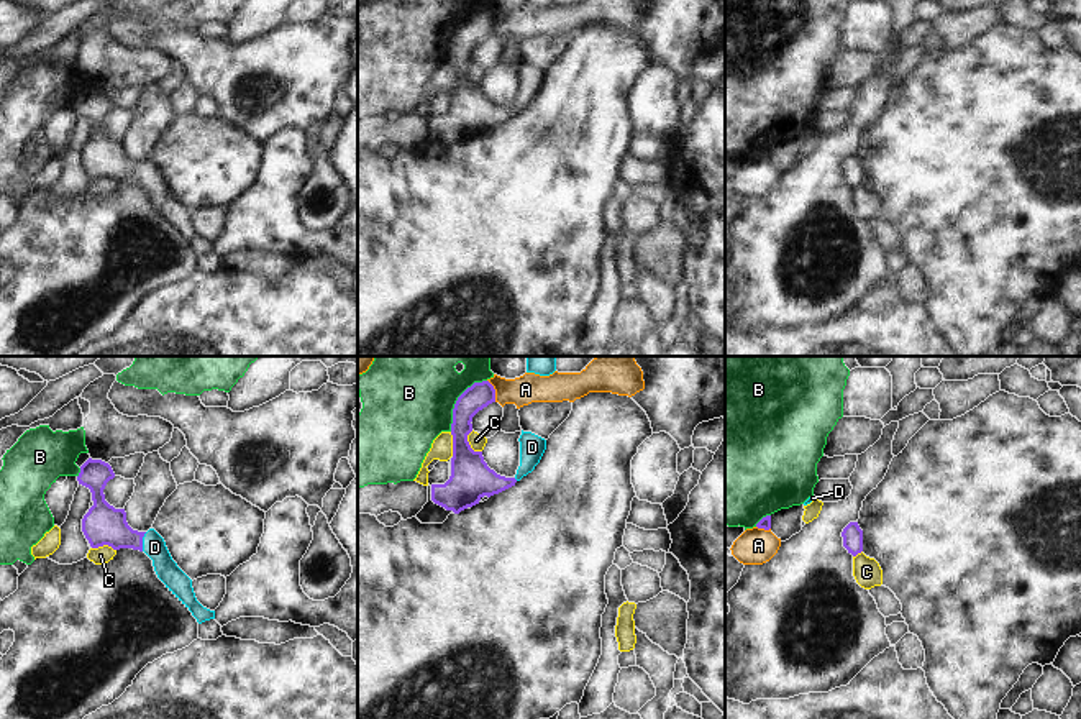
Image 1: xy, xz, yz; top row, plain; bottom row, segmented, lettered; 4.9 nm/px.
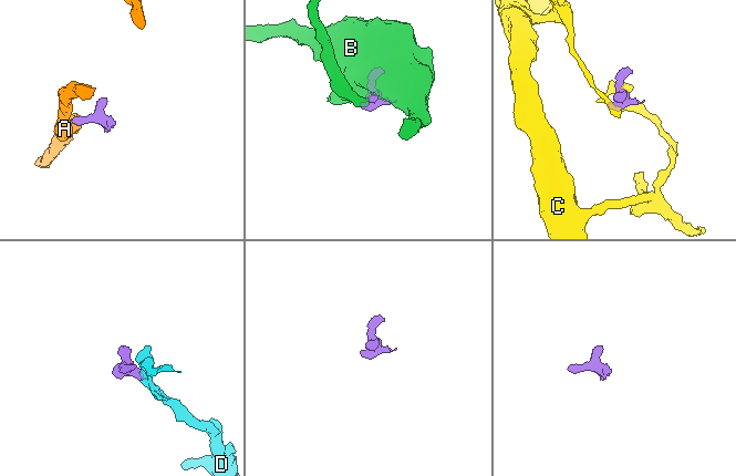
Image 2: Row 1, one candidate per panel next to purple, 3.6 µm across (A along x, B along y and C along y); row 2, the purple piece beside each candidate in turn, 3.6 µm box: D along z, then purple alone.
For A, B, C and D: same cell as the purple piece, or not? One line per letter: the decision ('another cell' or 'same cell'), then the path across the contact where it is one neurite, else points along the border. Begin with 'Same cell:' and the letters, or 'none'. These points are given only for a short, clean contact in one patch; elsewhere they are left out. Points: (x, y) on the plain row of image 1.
Same cell: D
A: another cell | along xz (488, 12), (494, 22), (496, 33)
B: another cell
C: another cell
D: same cell | across xy (104, 156), (120, 168), (141, 174), (150, 174), (155, 179)

